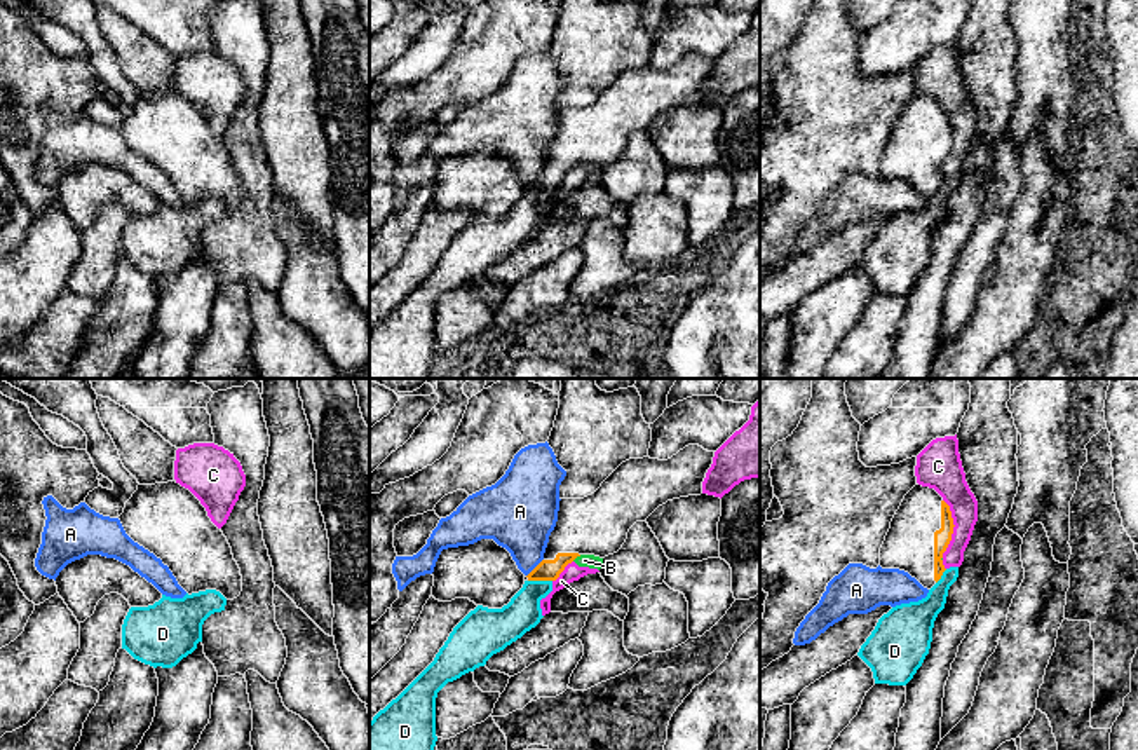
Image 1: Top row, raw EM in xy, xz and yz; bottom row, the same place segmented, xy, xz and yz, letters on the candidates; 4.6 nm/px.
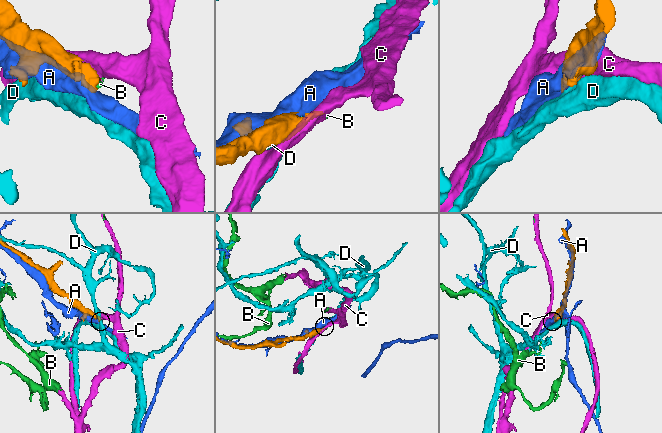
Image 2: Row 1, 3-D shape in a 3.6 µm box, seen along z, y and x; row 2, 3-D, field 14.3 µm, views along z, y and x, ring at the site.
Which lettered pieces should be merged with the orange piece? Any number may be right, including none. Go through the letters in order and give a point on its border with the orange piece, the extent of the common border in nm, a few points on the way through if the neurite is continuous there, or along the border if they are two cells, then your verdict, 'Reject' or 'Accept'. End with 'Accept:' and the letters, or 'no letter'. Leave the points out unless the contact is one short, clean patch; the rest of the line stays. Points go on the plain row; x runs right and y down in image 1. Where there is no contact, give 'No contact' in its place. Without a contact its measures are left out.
A: Touches orange at xz (535, 177). Shared border 120 nm. Reject
B: Touches orange at xz (575, 166). Shared border 50 nm. Boundary: xz (581, 164), (572, 170). Reject
C: Touches orange at yz (952, 138). Shared border 280 nm. Reject
D: Touches orange at xz (541, 189). Shared border 110 nm. Boundary: xz (528, 189), (551, 190). Reject
Accept: no letter

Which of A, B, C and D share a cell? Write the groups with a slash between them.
A / B C / D

